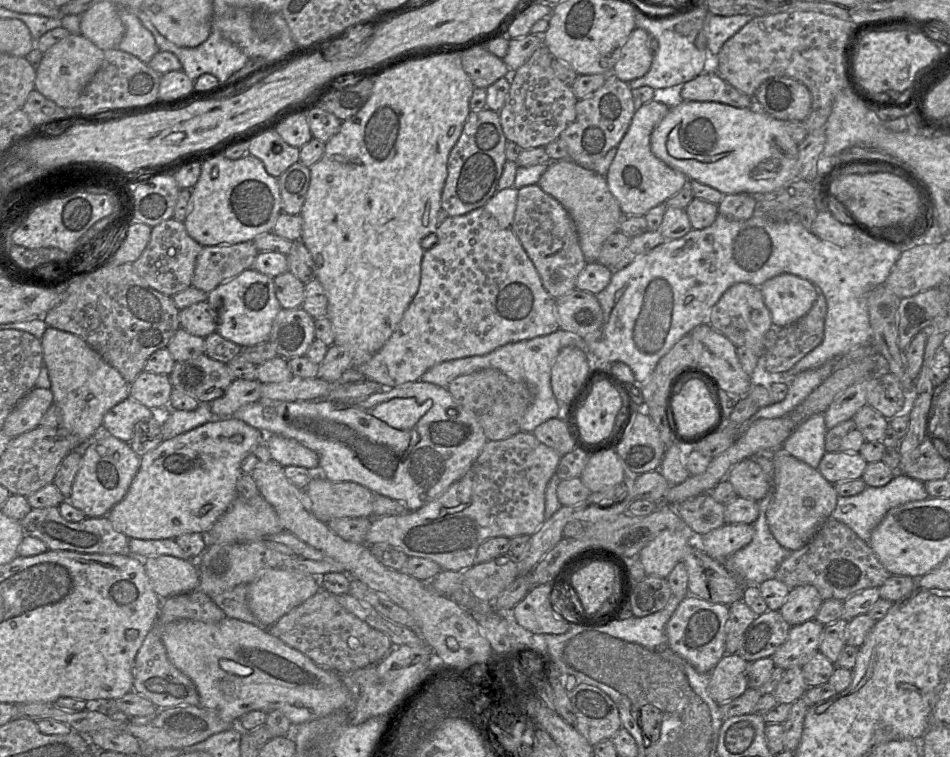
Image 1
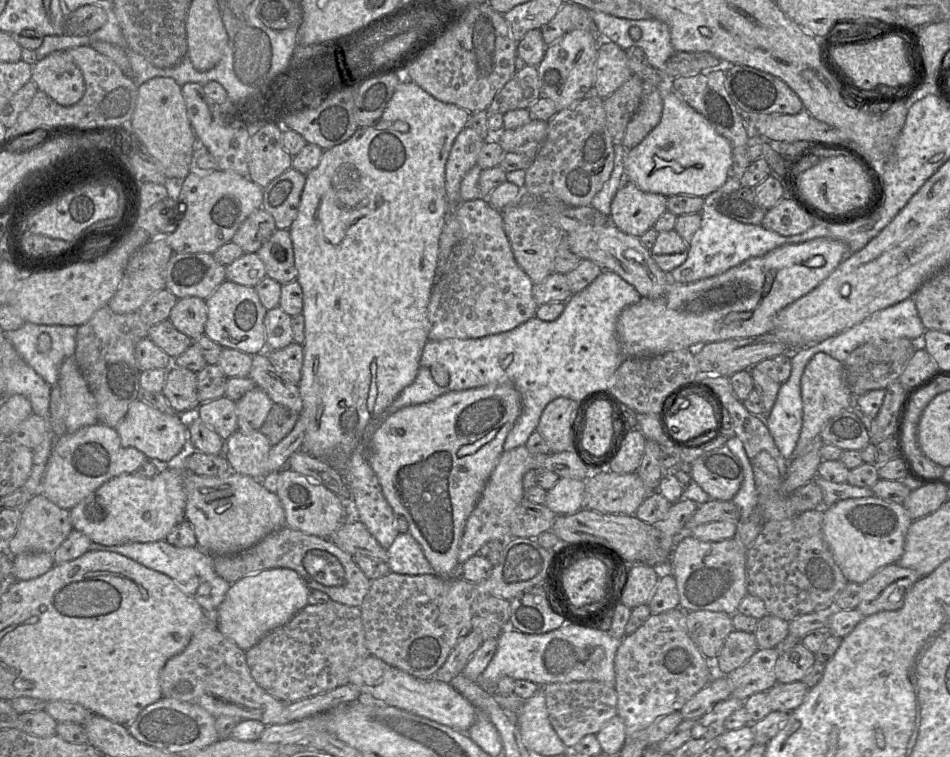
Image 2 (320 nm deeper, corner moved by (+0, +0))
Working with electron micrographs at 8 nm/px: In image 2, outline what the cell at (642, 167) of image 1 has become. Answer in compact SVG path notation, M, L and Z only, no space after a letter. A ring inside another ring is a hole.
M626 180L617 190L610 208L611 223L640 238L667 211L667 197L642 191Z

